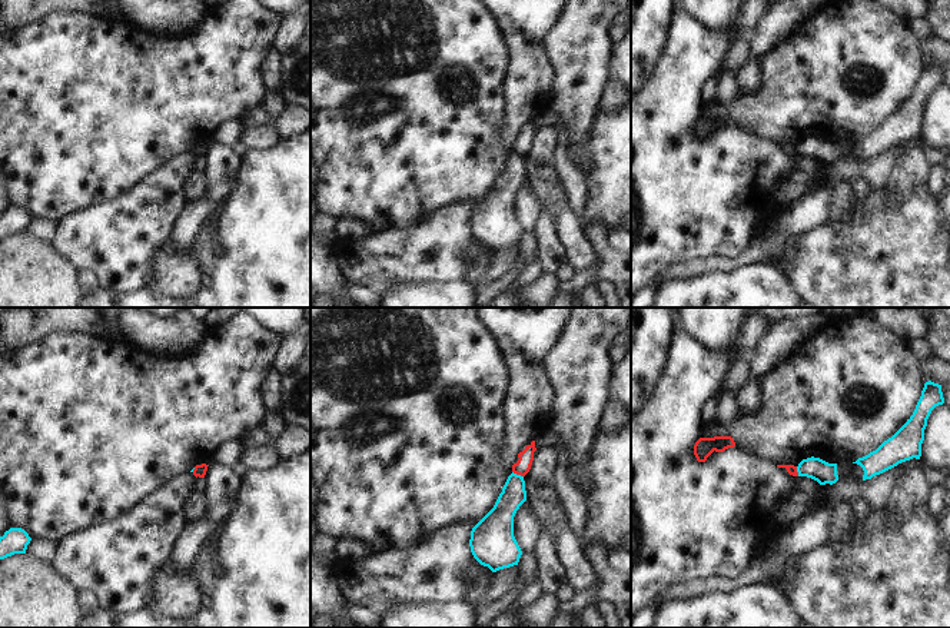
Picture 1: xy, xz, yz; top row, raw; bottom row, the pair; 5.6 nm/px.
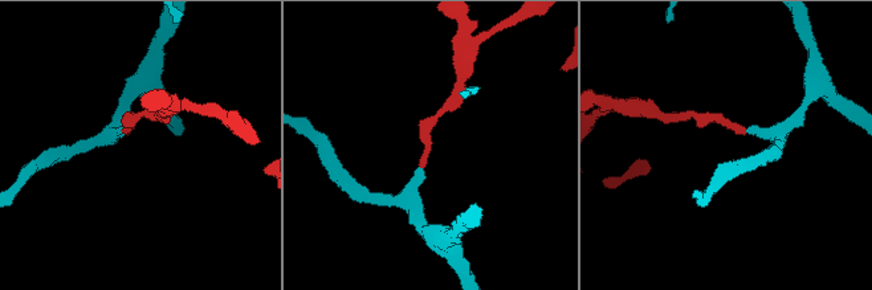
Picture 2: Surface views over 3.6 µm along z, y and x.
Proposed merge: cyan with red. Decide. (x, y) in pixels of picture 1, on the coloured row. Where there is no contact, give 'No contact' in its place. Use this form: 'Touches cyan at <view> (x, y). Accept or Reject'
Touches cyan at xz (518, 475). Reject

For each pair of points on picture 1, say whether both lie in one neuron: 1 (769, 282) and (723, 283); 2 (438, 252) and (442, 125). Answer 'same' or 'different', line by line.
1: same
2: different

